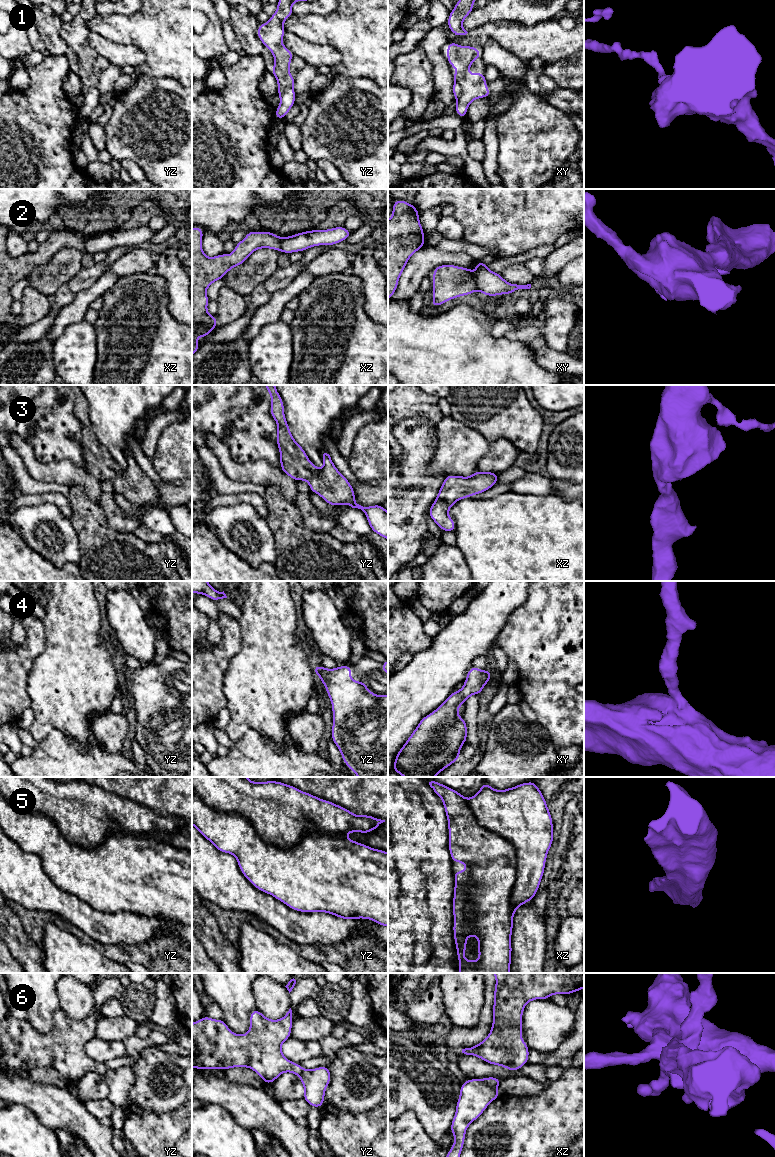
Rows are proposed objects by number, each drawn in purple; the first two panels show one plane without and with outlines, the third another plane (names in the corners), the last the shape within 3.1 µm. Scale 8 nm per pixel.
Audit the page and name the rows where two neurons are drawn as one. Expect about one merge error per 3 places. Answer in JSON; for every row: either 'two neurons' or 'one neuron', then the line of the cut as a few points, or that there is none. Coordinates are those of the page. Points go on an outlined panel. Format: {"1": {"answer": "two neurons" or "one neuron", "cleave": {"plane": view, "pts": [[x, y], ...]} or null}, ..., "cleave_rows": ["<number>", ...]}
{"1": {"answer": "two neurons", "cleave": {"plane": "xy", "pts": [[455, 80], [461, 87], [461, 93], [457, 98]]}}, "2": {"answer": "two neurons", "cleave": {"plane": "xz", "pts": [[282, 238], [280, 251]]}}, "3": {"answer": "one neuron", "cleave": null}, "4": {"answer": "one neuron", "cleave": null}, "5": {"answer": "two neurons", "cleave": {"plane": "yz", "pts": [[192, 788], [279, 847], [305, 834], [344, 838]]}}, "6": {"answer": "two neurons", "cleave": {"plane": "xz", "pts": [[481, 1080], [496, 1088]]}}, "cleave_rows": ["1", "2", "5", "6"]}

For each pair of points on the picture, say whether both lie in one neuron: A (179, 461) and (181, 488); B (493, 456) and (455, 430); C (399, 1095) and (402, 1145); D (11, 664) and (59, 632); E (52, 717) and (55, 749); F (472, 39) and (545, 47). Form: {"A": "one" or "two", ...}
{"A": "two", "B": "two", "C": "two", "D": "two", "E": "two", "F": "one"}

